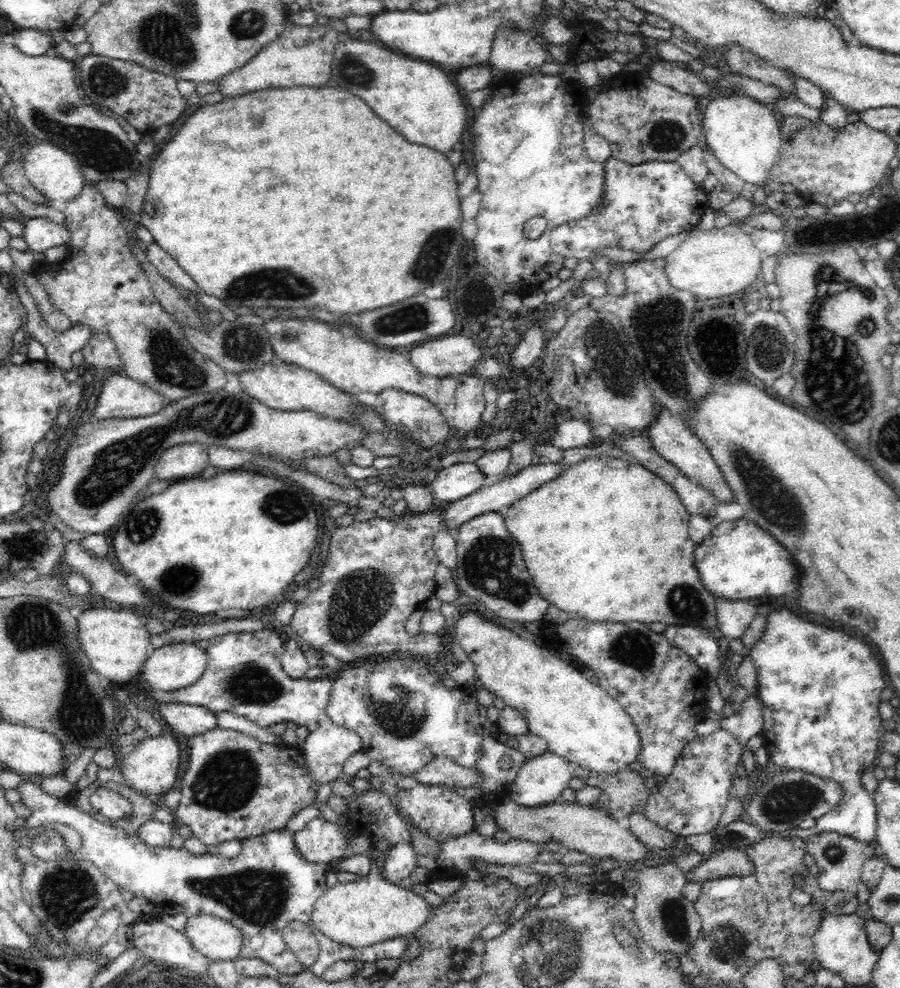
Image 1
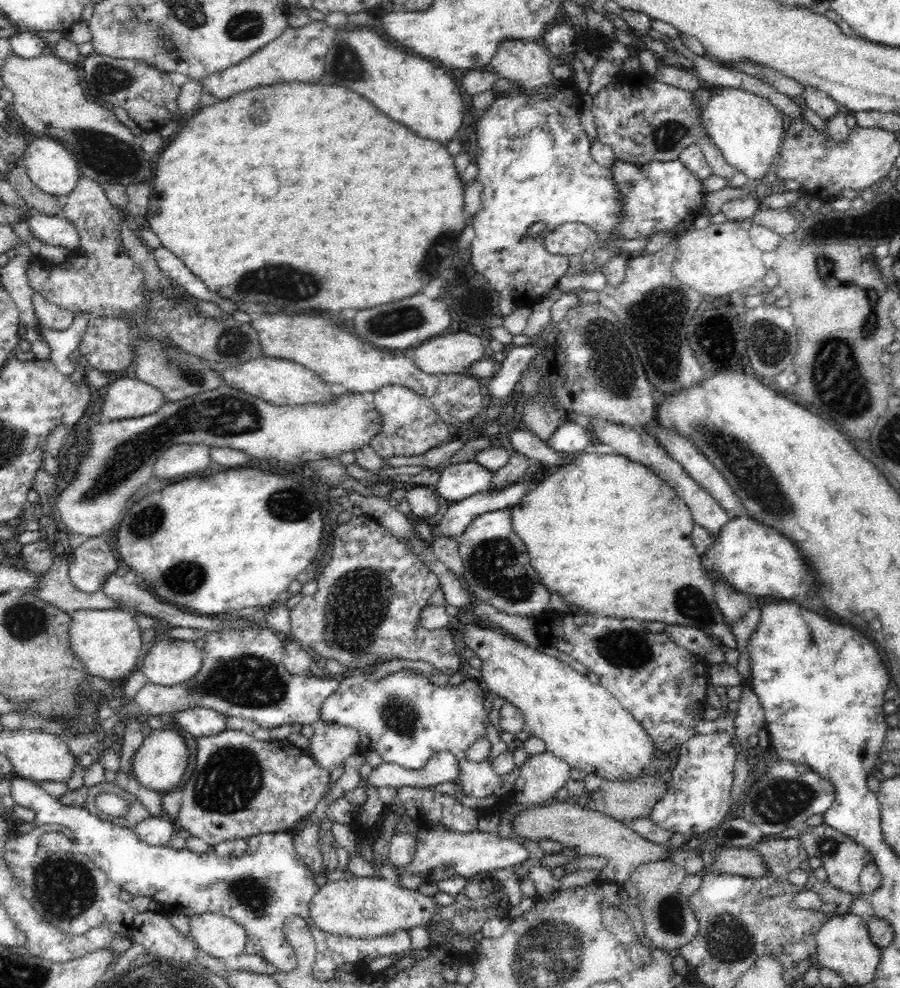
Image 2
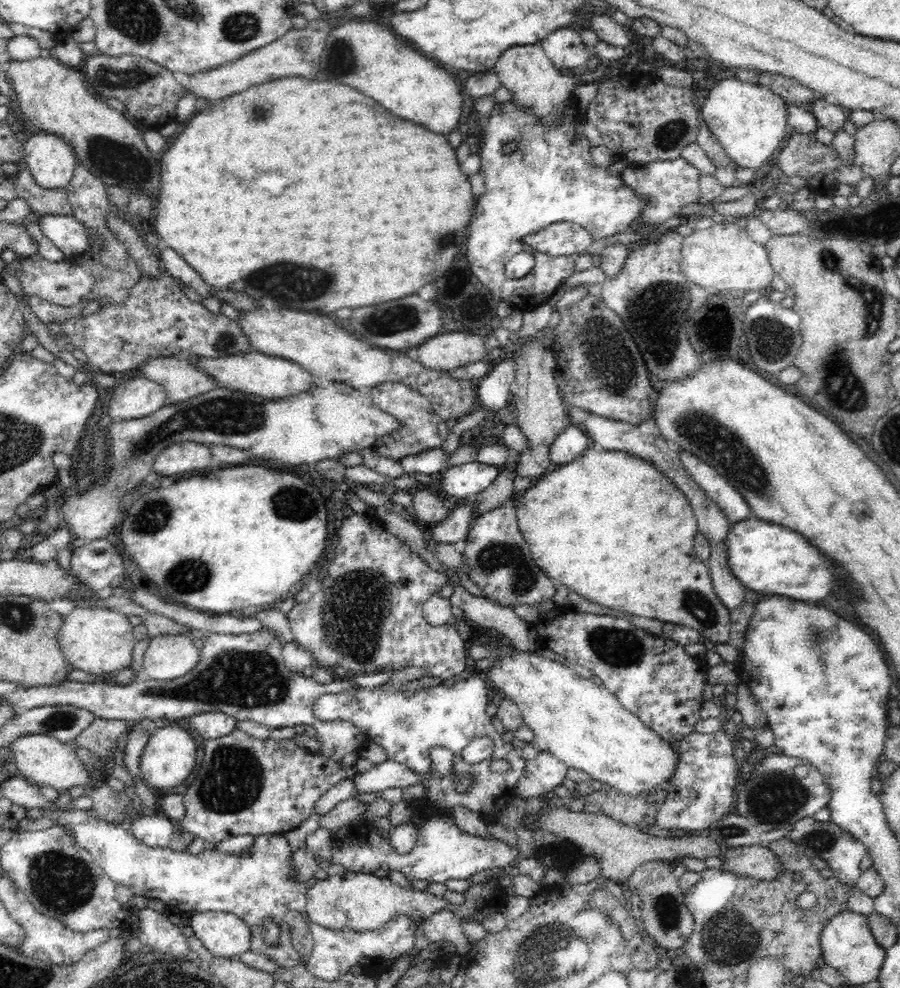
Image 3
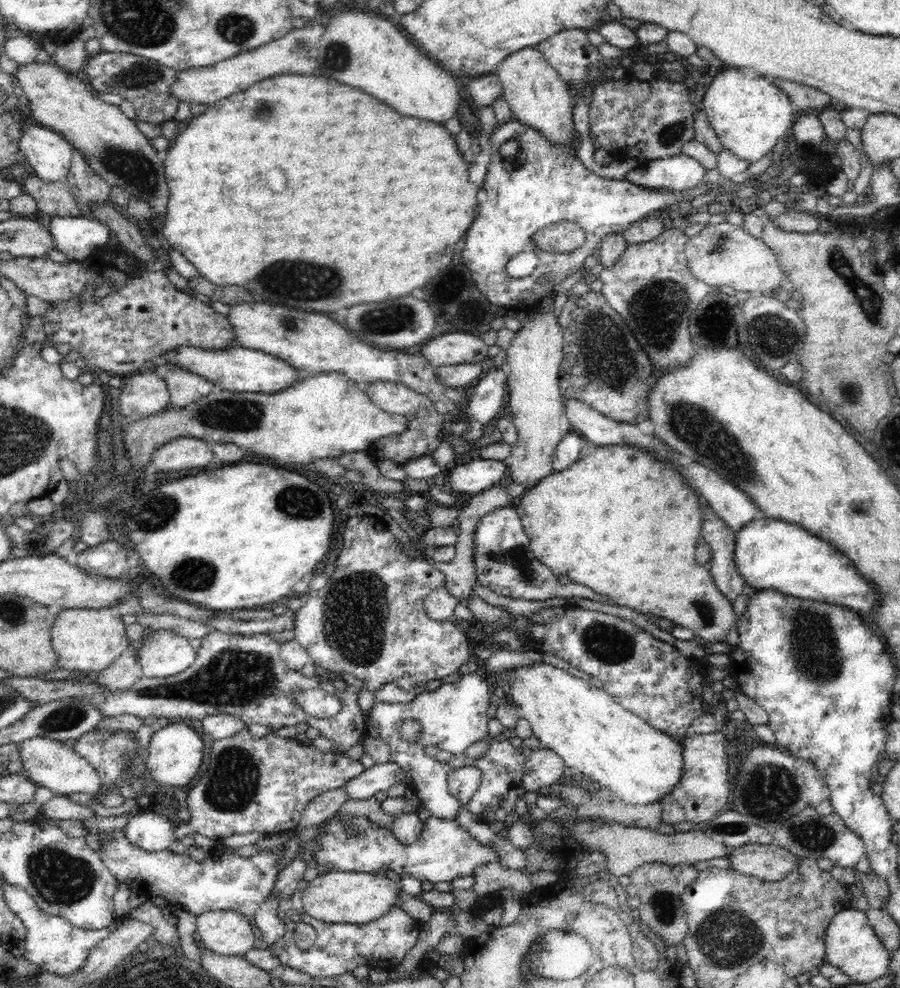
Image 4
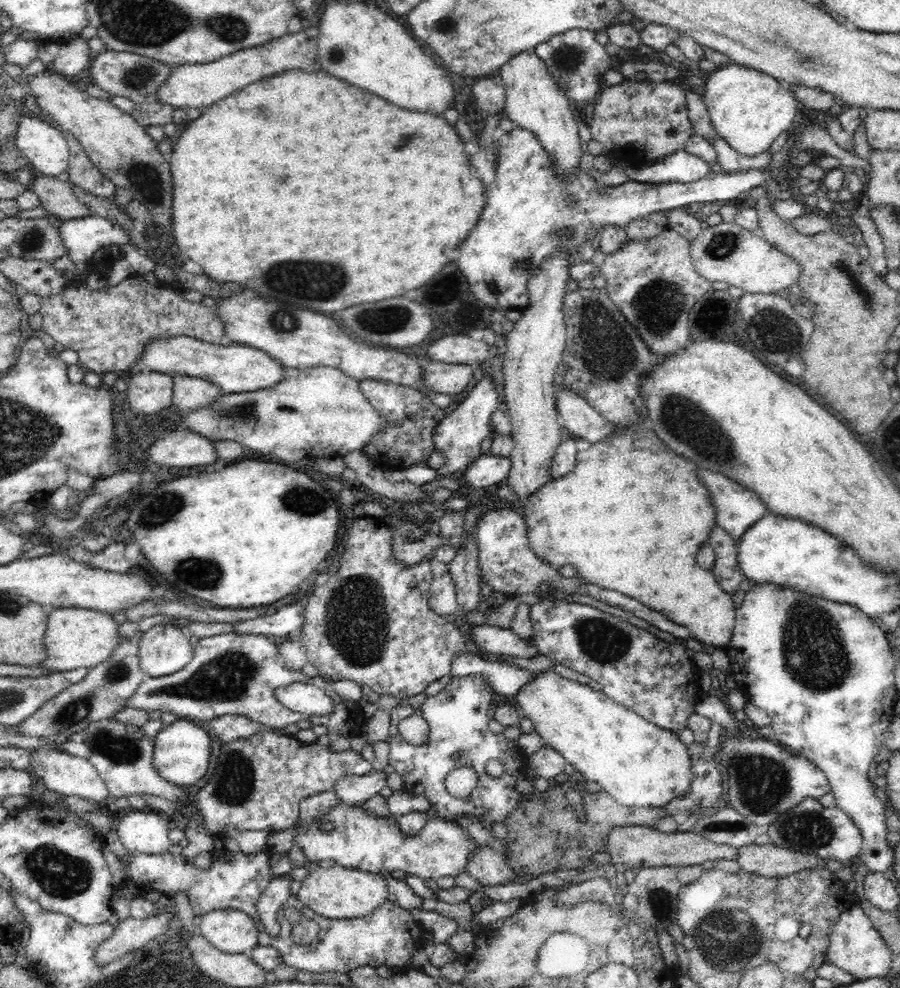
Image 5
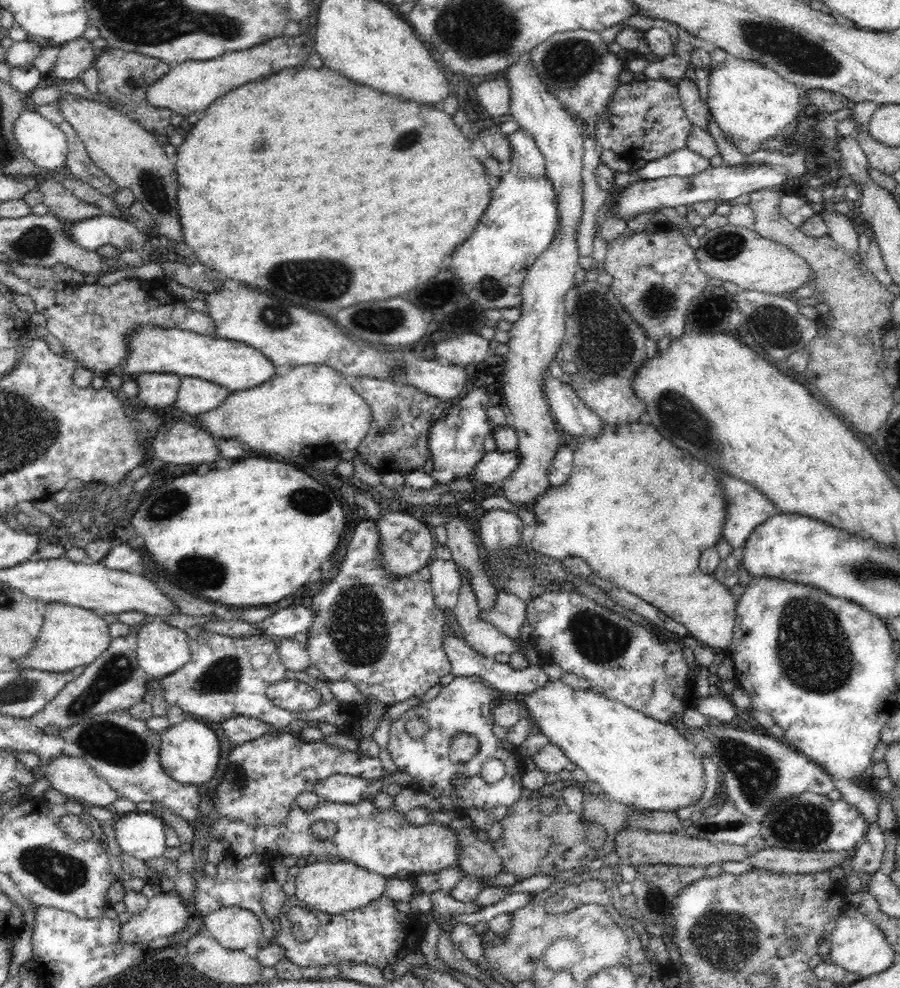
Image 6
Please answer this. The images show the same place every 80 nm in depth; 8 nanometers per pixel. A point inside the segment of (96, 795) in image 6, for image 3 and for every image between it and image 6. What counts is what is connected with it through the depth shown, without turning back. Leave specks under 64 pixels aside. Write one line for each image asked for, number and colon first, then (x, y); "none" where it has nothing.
3: (43, 760)
4: (46, 762)
5: (68, 775)

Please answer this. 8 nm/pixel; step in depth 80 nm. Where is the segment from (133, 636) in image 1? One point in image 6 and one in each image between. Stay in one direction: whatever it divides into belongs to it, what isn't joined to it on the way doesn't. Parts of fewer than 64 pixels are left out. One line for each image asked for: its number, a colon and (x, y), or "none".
2: (109, 643)
3: (98, 640)
4: (89, 640)
5: (74, 638)
6: (71, 637)

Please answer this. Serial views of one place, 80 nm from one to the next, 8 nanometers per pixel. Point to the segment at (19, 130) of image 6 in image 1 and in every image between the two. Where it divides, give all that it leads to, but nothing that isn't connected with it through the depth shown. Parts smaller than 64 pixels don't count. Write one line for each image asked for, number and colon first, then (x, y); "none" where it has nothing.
1: (55, 173)
2: (50, 165)
3: (50, 158)
4: (49, 154)
5: (45, 147)

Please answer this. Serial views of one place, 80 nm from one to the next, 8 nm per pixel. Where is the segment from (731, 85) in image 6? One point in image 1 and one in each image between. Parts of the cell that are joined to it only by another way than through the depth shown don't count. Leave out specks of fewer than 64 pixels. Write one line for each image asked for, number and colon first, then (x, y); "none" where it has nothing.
1: (745, 135)
2: (749, 131)
3: (750, 121)
4: (750, 115)
5: (749, 108)

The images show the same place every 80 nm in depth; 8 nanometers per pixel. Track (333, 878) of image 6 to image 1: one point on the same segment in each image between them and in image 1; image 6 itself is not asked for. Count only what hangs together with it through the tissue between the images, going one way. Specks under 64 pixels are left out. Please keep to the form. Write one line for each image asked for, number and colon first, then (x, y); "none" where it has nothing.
1: (368, 910)
2: (363, 907)
3: (357, 901)
4: (354, 897)
5: (341, 892)

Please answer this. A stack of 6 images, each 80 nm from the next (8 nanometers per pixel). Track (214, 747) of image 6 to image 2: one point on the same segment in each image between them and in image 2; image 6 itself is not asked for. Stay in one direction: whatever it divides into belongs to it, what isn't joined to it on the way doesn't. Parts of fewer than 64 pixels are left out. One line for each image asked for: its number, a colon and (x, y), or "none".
2: (158, 761)
3: (168, 759)
4: (174, 755)
5: (182, 750)

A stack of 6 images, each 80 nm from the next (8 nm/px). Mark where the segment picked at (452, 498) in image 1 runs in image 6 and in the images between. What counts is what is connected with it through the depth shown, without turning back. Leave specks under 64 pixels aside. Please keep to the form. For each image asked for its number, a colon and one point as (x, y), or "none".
2: (457, 482)
3: (465, 481)
4: (473, 477)
5: (486, 470)
6: (493, 466)

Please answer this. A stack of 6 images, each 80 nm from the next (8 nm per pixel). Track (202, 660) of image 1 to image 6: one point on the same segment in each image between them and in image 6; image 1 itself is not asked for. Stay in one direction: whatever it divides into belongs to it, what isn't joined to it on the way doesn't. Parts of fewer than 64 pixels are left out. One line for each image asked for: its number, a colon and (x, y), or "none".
2: (170, 661)
3: (167, 656)
4: (164, 653)
5: (163, 649)
6: (162, 649)

